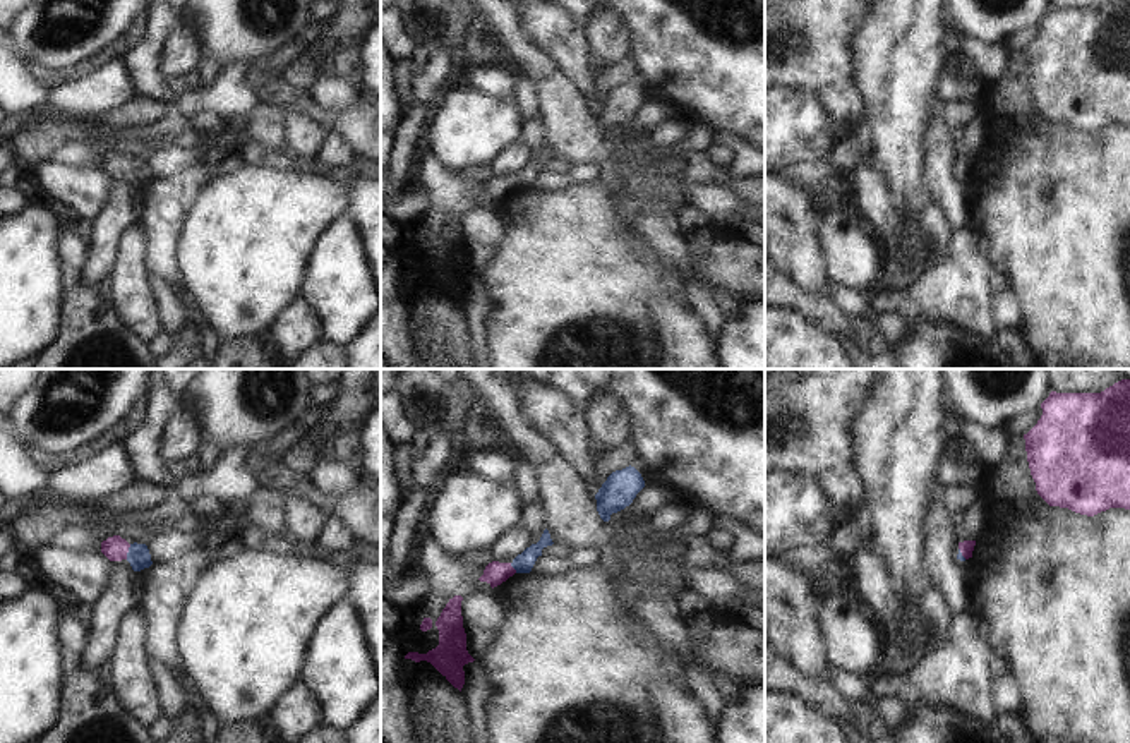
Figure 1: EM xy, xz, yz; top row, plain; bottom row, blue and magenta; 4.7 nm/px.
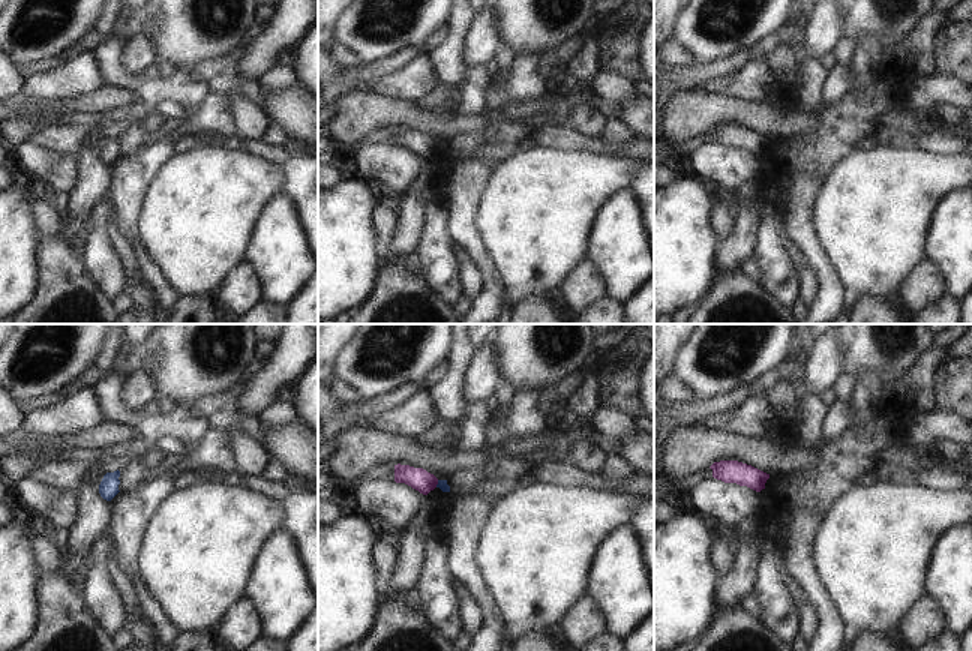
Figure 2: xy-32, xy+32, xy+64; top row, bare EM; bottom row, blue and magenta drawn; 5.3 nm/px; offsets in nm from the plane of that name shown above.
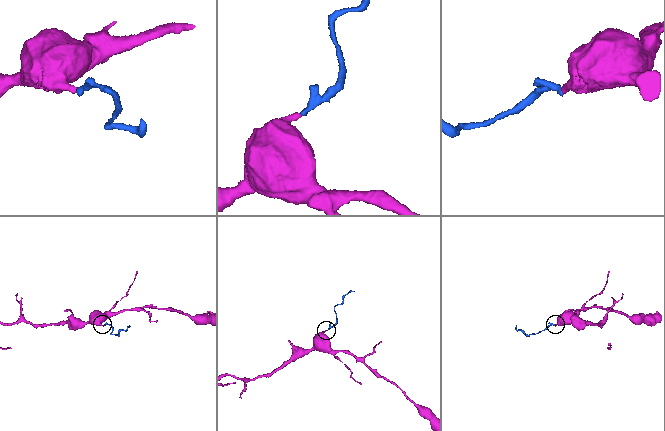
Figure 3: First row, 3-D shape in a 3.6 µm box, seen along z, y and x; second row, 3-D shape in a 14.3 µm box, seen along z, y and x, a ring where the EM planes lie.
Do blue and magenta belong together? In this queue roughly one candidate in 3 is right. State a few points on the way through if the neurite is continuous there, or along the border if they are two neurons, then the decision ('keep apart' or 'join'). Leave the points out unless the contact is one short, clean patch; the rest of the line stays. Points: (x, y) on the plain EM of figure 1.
across xy (139, 174), (129, 167), (115, 163) | join

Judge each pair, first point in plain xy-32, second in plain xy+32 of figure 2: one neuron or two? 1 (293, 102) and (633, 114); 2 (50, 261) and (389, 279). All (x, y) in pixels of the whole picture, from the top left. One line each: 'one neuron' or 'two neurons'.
1: one neuron
2: one neuron

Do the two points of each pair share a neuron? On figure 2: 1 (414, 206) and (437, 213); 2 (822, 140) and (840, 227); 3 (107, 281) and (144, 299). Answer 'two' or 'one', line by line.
1: two
2: two
3: two

